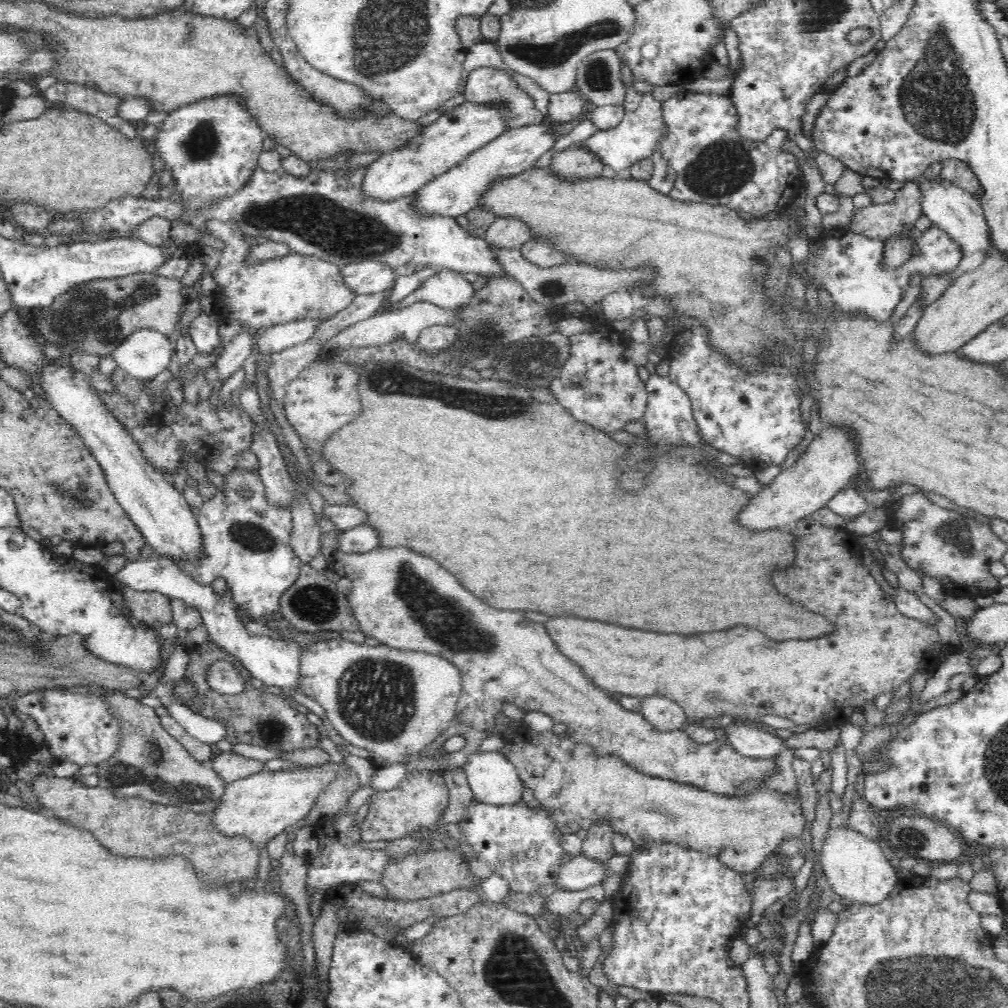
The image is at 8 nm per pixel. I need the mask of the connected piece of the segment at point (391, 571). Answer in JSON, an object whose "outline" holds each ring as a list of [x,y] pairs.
{"outline":[[[378,547],[364,553],[334,551],[331,559],[330,568],[352,581],[352,590],[346,595],[360,632],[392,648],[441,656],[460,671],[462,692],[454,723],[493,734],[499,729],[496,718],[505,714],[506,704],[514,704],[522,714],[542,712],[551,722],[564,724],[565,734],[570,735],[578,746],[590,746],[594,757],[618,757],[626,767],[650,777],[677,781],[726,795],[741,795],[746,791],[764,788],[760,782],[774,774],[774,759],[747,758],[732,746],[720,748],[716,742],[696,744],[683,729],[658,731],[641,712],[626,710],[608,691],[598,688],[582,668],[558,649],[546,626],[532,622],[522,610],[496,610],[484,604],[480,598],[464,592],[458,580],[430,558],[422,558],[404,547]]]}

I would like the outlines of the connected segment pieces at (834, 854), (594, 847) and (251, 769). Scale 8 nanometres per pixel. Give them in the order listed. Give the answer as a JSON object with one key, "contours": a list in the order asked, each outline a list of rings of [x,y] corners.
{"contours":[[[[846,822],[830,827],[820,848],[820,866],[832,889],[842,900],[866,904],[878,904],[892,893],[899,881],[899,874],[884,855],[878,841],[870,839],[862,831],[854,830]]],[[[596,820],[583,840],[582,854],[604,861],[616,856],[613,834],[611,822],[608,820]]],[[[231,751],[216,752],[209,763],[228,785],[264,770],[262,762],[238,757]]]]}

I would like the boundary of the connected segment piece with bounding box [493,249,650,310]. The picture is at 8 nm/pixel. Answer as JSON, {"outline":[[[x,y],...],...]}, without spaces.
{"outline":[[[519,249],[514,250],[494,250],[494,255],[503,265],[512,278],[522,284],[524,291],[530,296],[532,301],[546,307],[546,309],[562,309],[569,304],[581,304],[588,309],[594,309],[602,304],[603,299],[614,292],[626,291],[622,288],[630,284],[638,284],[638,280],[650,278],[650,272],[638,274],[638,272],[628,272],[628,270],[598,270],[592,266],[584,264],[558,264],[551,267],[539,267],[530,263],[520,254]]]}

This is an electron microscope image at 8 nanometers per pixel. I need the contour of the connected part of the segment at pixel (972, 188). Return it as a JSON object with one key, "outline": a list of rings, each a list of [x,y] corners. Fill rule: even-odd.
{"outline":[[[952,158],[941,163],[942,169],[939,175],[941,180],[958,186],[976,196],[979,201],[981,200],[985,190],[982,188],[976,173],[965,162]]]}

